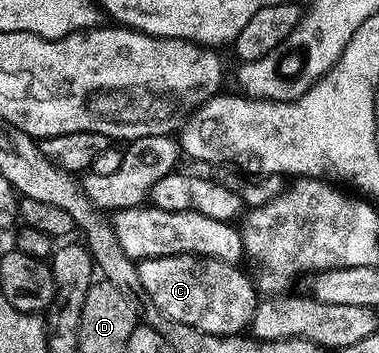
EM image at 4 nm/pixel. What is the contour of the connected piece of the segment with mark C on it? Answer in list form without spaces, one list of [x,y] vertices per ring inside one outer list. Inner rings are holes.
[[[192,253],[147,257],[138,262],[139,286],[146,300],[169,319],[197,327],[219,337],[239,335],[250,326],[257,296],[255,285],[239,270],[238,264],[226,265],[212,257],[195,257]]]

